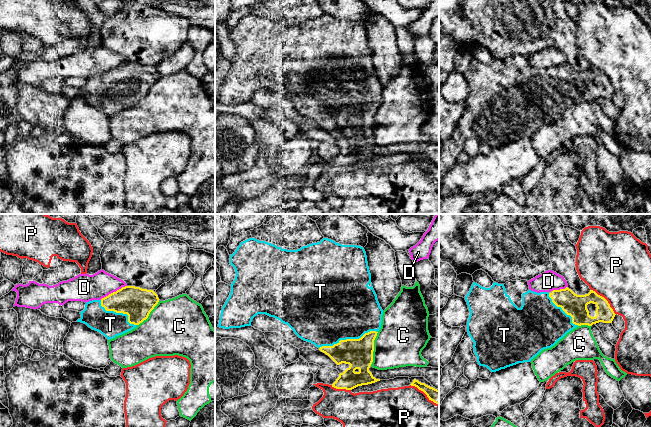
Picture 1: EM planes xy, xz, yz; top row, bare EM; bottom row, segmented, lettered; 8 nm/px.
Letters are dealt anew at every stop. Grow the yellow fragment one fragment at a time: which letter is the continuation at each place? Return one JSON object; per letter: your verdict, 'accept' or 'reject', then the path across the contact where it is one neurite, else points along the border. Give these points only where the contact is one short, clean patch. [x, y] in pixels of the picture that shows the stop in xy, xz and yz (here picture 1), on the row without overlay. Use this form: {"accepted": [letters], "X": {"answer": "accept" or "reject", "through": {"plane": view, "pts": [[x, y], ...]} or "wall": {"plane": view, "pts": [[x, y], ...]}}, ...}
{"accepted": ["T"], "C": {"answer": "reject"}, "D": {"answer": "reject", "wall": {"plane": "xy", "pts": [[126, 61], [100, 75]]}}, "P": {"answer": "reject"}, "T": {"answer": "accept"}}

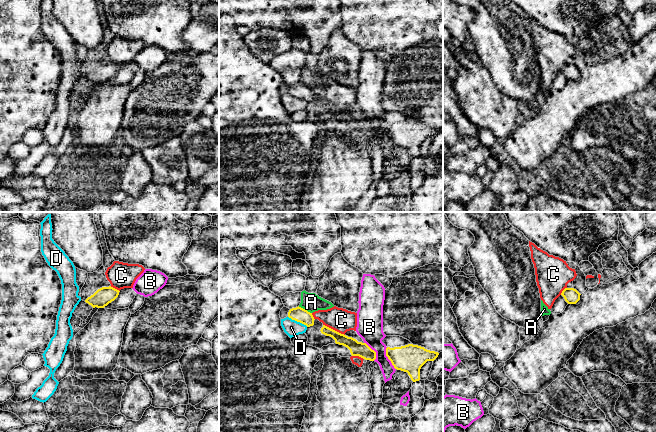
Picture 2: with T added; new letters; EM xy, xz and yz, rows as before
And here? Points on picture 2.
{"accepted": [], "A": {"answer": "reject", "wall": {"plane": "xz", "pts": [[298, 82], [311, 89]]}}, "B": {"answer": "reject", "wall": {"plane": "xz", "pts": [[386, 123], [386, 132], [395, 145]]}}, "C": {"answer": "reject"}, "D": {"answer": "reject"}}

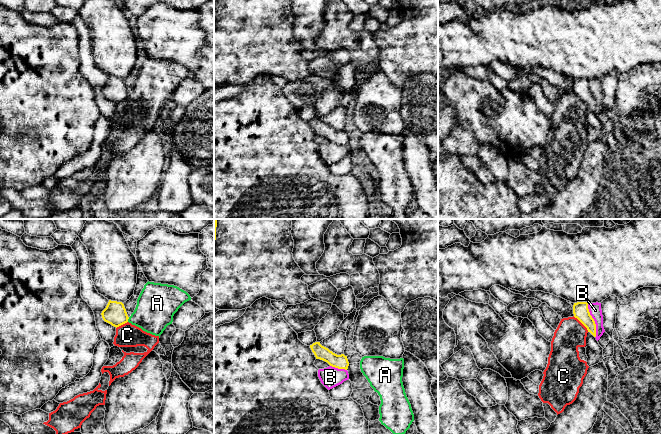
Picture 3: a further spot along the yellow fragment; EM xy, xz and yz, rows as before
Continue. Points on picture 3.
{"accepted": [], "A": {"answer": "reject"}, "B": {"answer": "reject"}, "C": {"answer": "reject", "wall": {"plane": "yz", "pts": [[573, 92], [588, 107]]}}}

